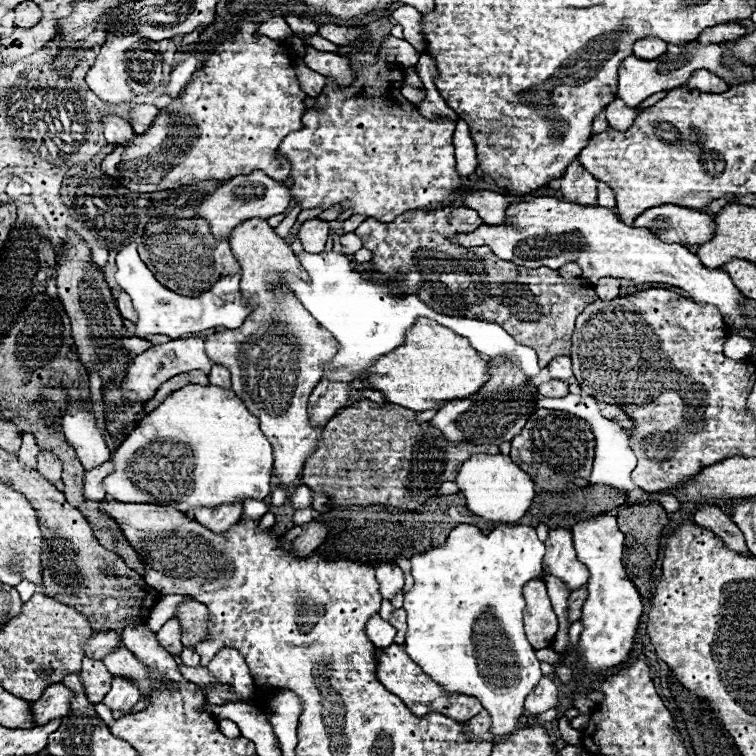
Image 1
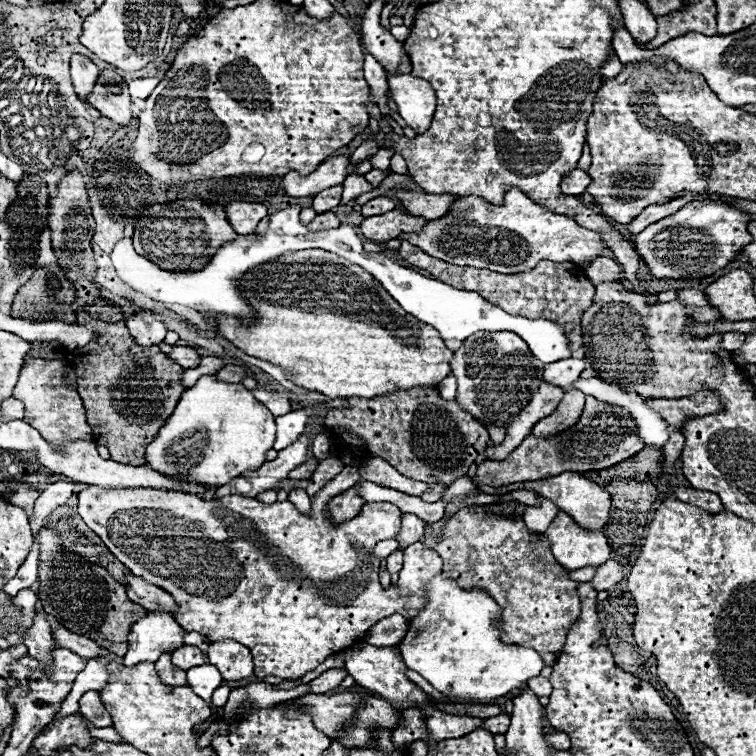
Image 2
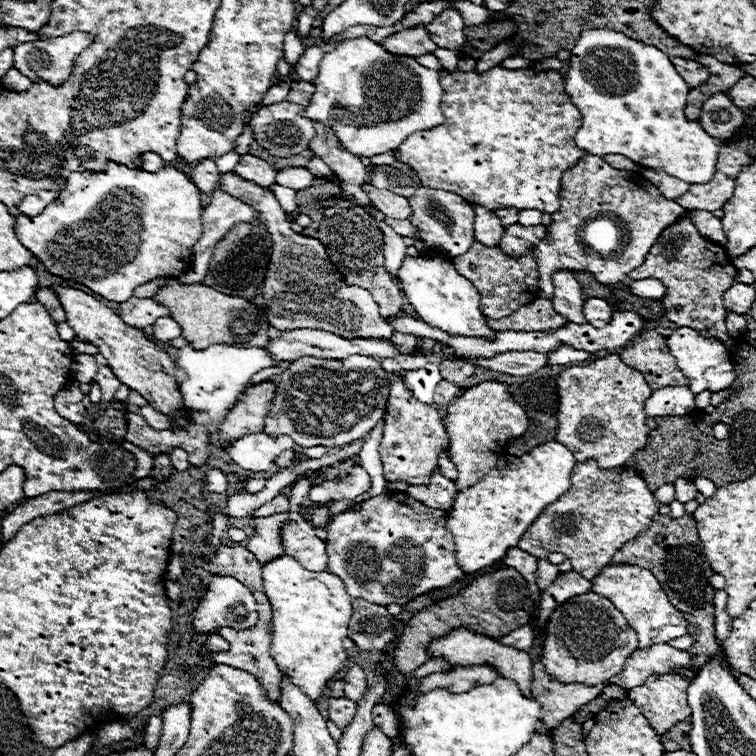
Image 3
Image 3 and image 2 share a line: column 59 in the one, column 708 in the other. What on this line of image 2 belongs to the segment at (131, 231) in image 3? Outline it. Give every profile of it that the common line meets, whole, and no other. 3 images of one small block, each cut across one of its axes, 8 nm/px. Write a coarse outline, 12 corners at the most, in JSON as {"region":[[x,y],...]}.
{"region":[[708,194],[634,244],[654,278],[698,280],[752,242]]}

